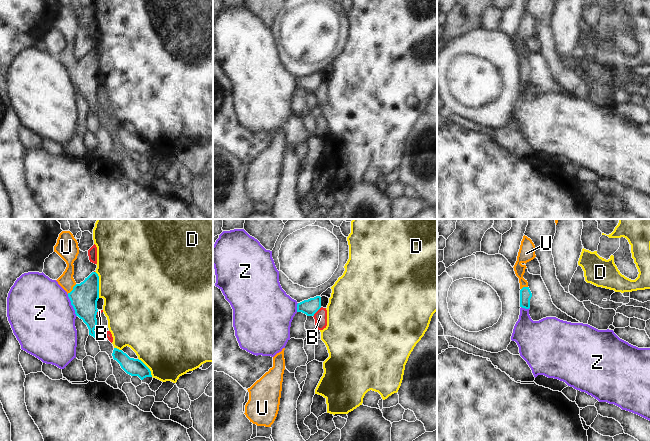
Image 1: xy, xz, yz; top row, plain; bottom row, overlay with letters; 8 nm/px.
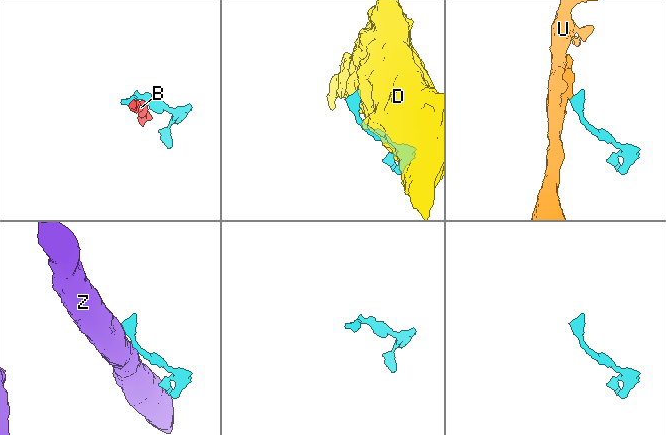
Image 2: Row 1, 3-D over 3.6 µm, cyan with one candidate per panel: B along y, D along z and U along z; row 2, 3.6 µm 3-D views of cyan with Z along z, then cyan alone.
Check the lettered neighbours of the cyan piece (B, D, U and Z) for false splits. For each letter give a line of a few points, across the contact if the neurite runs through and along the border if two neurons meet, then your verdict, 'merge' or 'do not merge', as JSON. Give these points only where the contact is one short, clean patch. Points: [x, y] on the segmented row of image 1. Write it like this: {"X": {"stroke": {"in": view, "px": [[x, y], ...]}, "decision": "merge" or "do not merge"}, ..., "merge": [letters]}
{"B": {"stroke": {"in": "xz", "px": [[321, 307], [313, 316]]}, "decision": "do not merge"}, "D": {"decision": "do not merge"}, "U": {"stroke": {"in": "xy", "px": [[84, 296], [78, 294], [73, 289], [66, 281]]}, "decision": "merge"}, "Z": {"stroke": {"in": "xy", "px": [[67, 294], [76, 316]]}, "decision": "do not merge"}, "merge": ["U"]}

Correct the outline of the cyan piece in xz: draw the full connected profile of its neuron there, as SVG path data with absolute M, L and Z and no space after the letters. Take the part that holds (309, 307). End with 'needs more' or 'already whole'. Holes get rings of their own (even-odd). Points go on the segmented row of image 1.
M316 296L308 300L304 300L297 304L297 312L302 312L307 316L314 316L314 314L321 308L321 297Z | already whole

